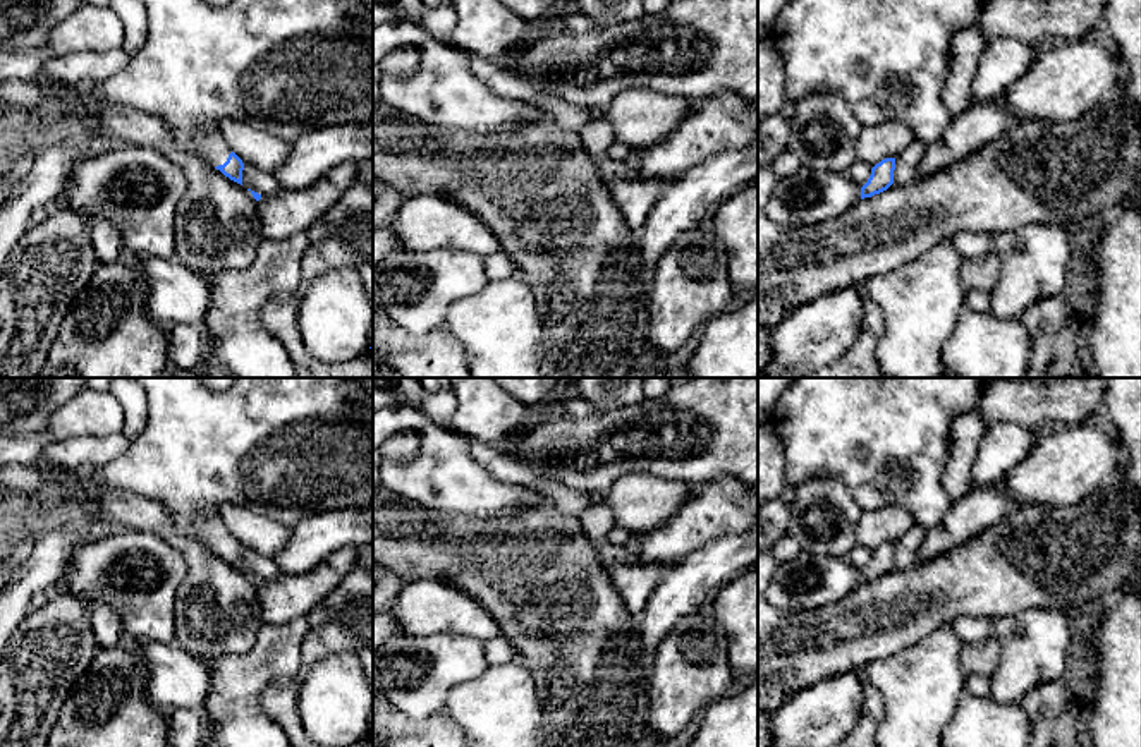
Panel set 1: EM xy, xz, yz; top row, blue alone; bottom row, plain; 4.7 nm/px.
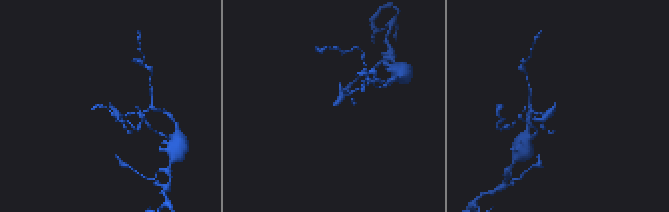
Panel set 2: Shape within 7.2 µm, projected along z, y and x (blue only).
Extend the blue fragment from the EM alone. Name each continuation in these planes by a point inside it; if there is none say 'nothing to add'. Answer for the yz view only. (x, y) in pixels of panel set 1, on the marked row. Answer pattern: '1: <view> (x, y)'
nothing to add

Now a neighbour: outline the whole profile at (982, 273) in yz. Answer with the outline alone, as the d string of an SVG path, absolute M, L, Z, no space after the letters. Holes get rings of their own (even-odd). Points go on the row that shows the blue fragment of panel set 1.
M990 251L979 258L966 258L961 264L961 278L966 288L992 294L1000 276L1000 259Z

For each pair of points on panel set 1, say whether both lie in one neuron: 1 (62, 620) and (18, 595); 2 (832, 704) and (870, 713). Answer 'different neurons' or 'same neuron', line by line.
1: different neurons
2: different neurons

